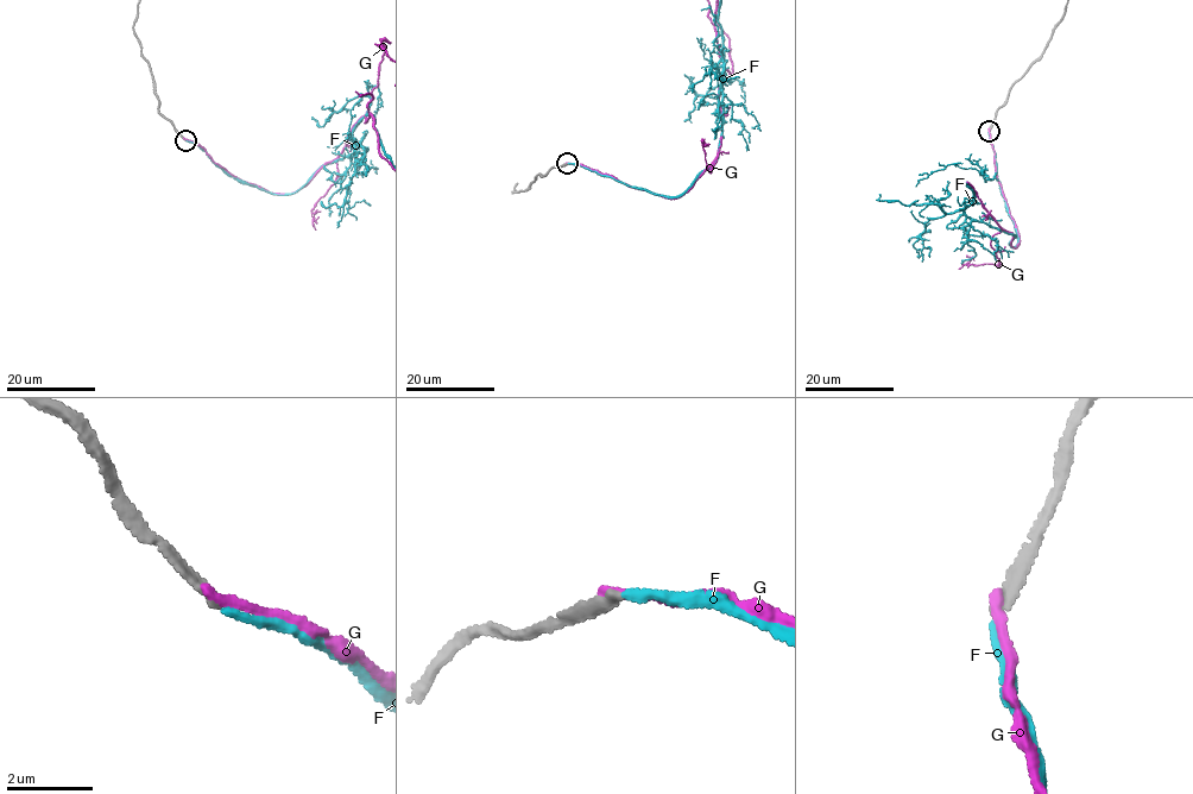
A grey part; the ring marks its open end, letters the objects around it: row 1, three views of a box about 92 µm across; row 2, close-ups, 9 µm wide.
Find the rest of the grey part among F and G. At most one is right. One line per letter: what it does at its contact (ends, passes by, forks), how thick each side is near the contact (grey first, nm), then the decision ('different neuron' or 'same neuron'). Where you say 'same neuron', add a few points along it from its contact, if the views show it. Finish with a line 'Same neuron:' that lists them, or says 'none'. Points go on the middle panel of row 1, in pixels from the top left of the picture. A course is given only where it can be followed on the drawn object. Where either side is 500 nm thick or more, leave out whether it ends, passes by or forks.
F: it ends | 240/200 nm | same neuron
G: it ends | 280/200 nm | different neuron
Same neuron: F

